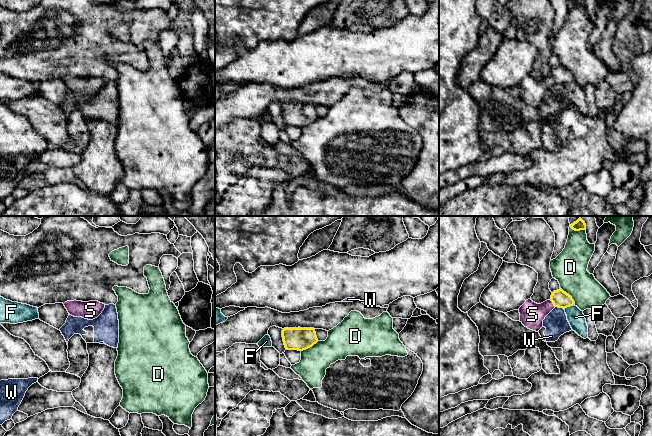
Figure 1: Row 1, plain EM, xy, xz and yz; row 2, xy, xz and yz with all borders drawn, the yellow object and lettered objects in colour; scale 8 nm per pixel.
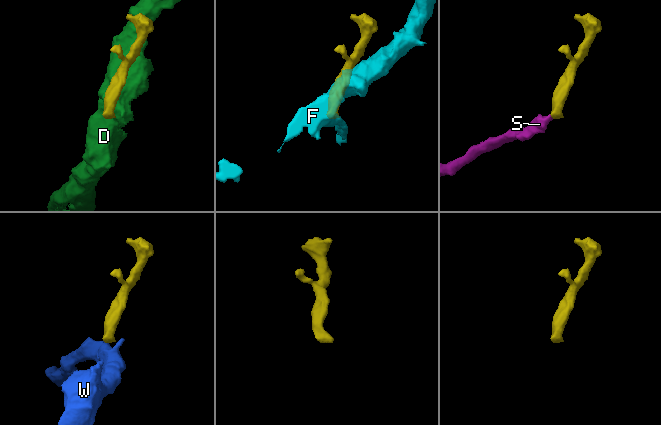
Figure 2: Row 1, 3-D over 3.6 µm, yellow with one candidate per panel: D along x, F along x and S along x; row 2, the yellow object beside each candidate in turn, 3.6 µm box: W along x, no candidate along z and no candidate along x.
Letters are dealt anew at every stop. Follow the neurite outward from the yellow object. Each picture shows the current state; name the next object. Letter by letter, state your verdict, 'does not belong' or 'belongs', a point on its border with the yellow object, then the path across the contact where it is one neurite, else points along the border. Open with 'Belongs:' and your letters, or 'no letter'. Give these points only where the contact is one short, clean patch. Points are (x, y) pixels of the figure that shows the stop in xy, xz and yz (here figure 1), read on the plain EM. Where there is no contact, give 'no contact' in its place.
Belongs: S
D: does not belong; meets yellow in yz at (569, 71)
F: does not belong; meets yellow in yz at (569, 82); border along yz (574, 80), (564, 85)
S: belongs; meets yellow in yz at (553, 79); runs through yz (560, 75), (553, 79), (532, 90)
W: does not belong; meets yellow in yz at (559, 83)

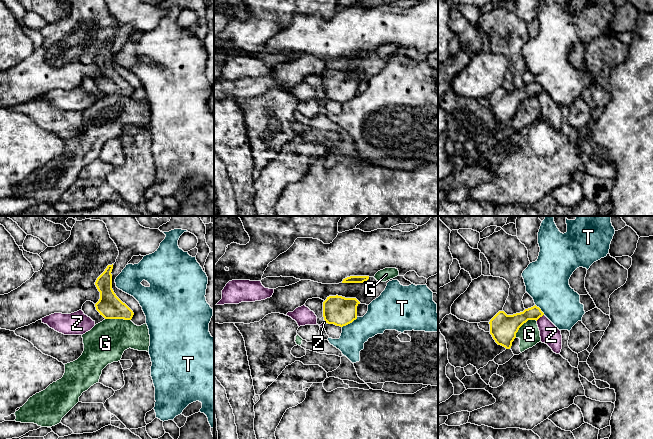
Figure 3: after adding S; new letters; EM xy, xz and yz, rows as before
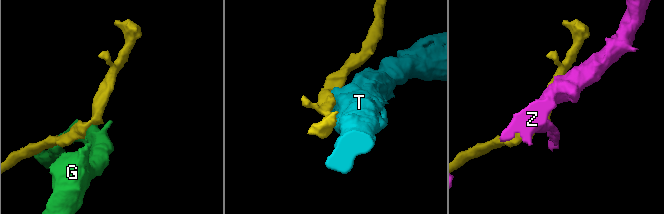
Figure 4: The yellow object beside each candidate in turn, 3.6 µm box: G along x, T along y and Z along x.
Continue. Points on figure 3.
Belongs: no letter
G: does not belong; meets yellow in yz at (523, 99)
T: does not belong; meets yellow in xz at (349, 99)
Z: does not belong; meets yellow in yz at (539, 93); border along yz (543, 90), (536, 96)

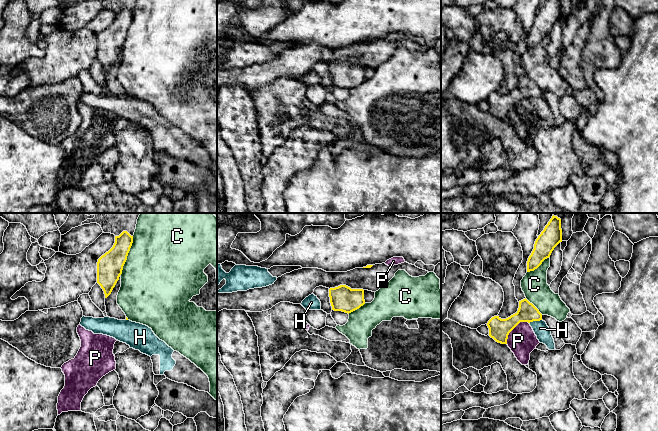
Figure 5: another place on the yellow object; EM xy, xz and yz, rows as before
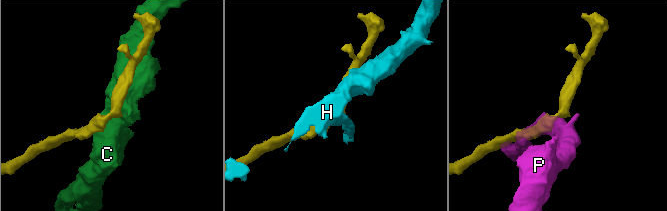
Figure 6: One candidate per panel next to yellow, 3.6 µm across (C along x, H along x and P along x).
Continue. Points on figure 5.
Belongs: no letter
C: does not belong; meets yellow in xy at (127, 31)
H: does not belong; meets yellow in yz at (535, 96); border along yz (541, 95), (529, 99)
P: does not belong; meets yellow in yz at (513, 104)

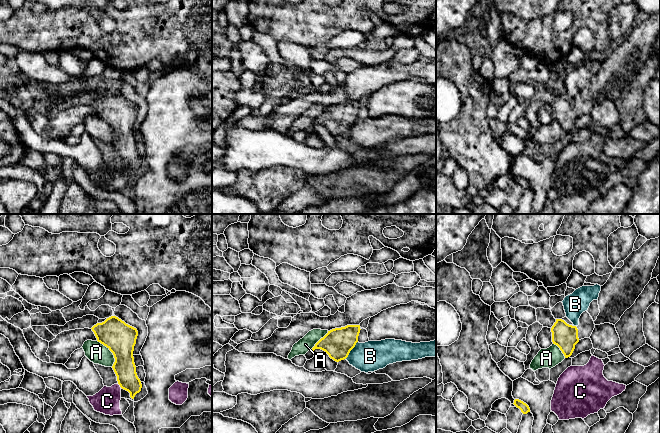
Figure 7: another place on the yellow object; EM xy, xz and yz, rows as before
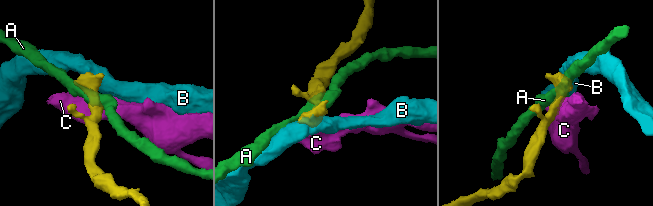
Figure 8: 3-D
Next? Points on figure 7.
Belongs: no letter
A: does not belong; meets yellow in xy at (111, 127)
B: does not belong; meets yellow in xz at (351, 125); border along xz (357, 117), (345, 134)
C: does not belong; meets yellow in xy at (119, 160); border along xy (117, 159), (121, 163)

